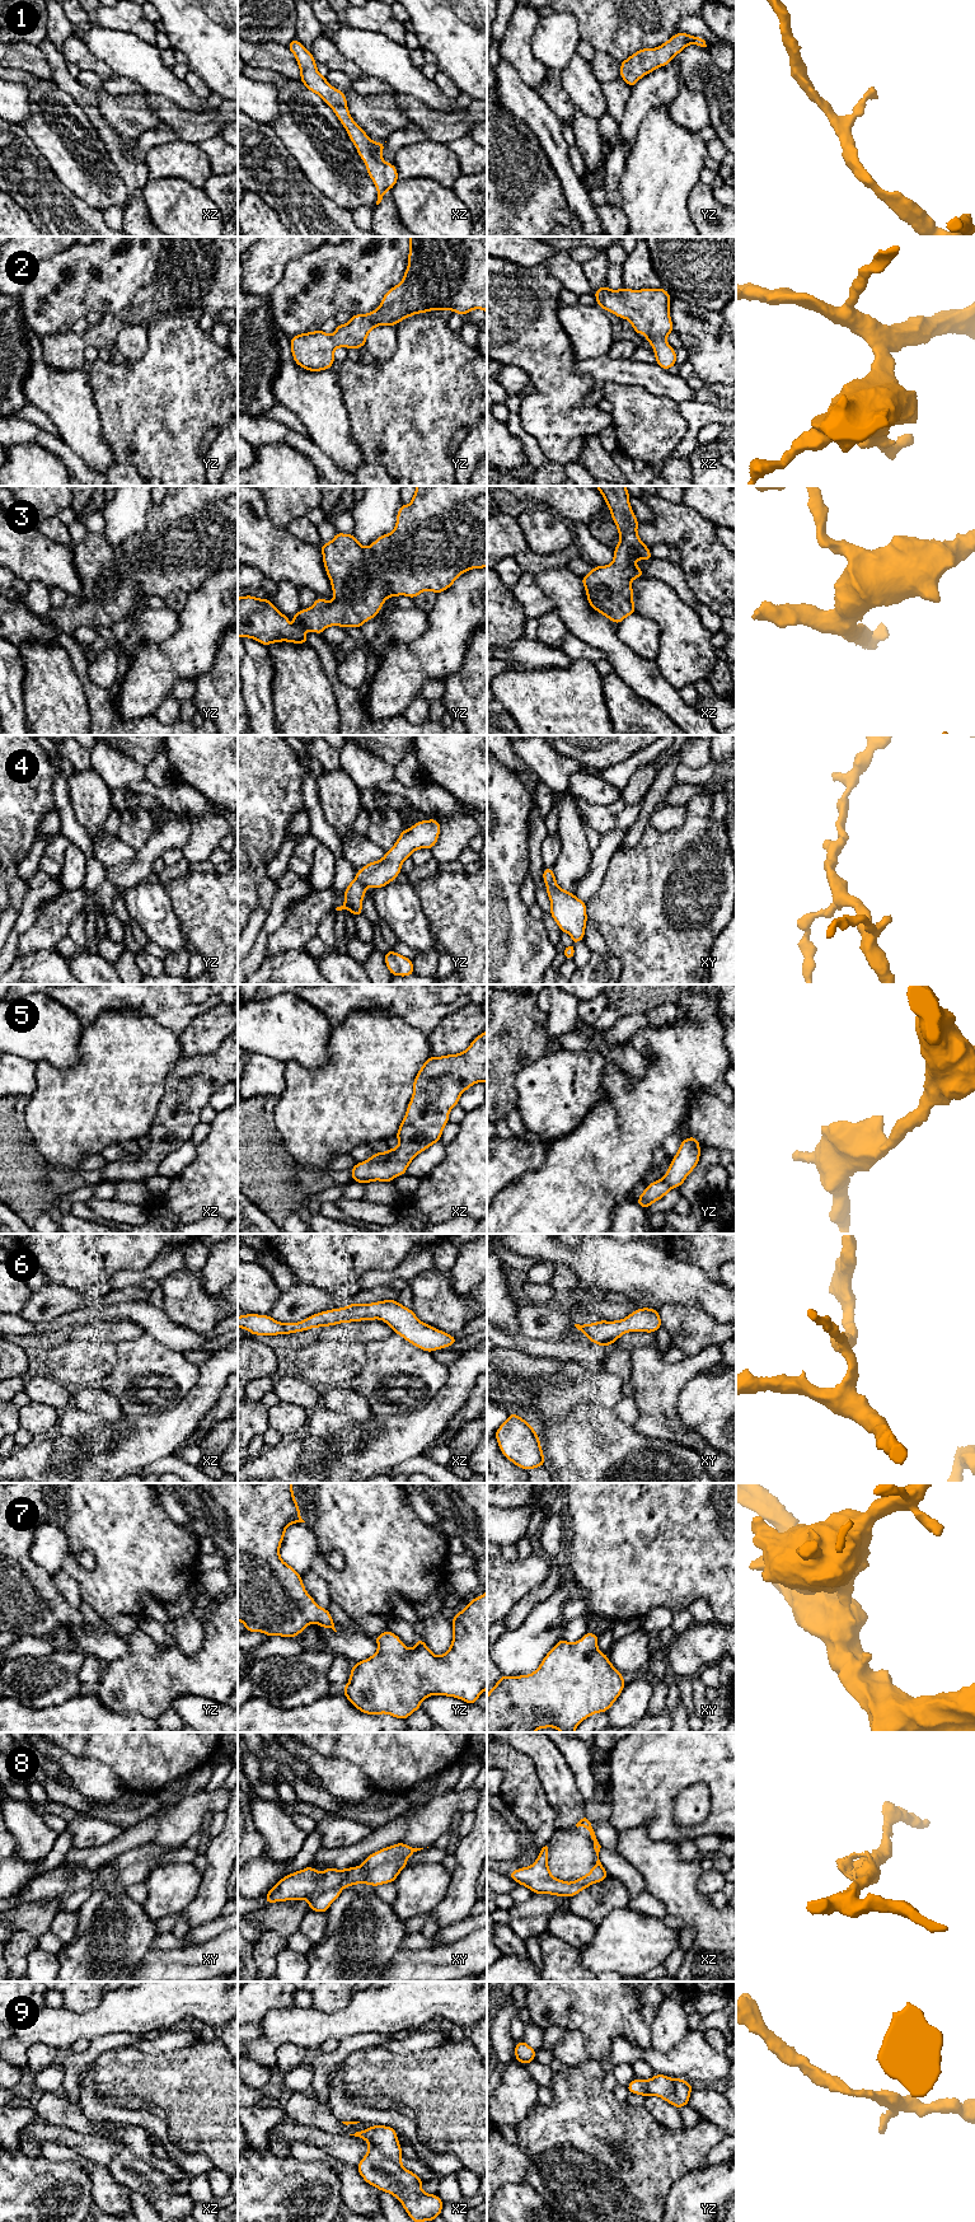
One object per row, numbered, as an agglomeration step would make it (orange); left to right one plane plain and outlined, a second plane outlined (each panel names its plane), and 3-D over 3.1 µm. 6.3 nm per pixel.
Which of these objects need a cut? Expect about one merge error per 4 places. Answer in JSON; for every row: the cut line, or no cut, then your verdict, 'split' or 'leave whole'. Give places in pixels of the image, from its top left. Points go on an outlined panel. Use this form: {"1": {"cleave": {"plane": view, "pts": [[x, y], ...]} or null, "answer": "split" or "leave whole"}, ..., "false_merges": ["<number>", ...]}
{"1": {"cleave": null, "answer": "leave whole"}, "2": {"cleave": null, "answer": "leave whole"}, "3": {"cleave": null, "answer": "leave whole"}, "4": {"cleave": null, "answer": "leave whole"}, "5": {"cleave": null, "answer": "leave whole"}, "6": {"cleave": null, "answer": "leave whole"}, "7": {"cleave": null, "answer": "leave whole"}, "8": {"cleave": null, "answer": "leave whole"}, "9": {"cleave": null, "answer": "leave whole"}, "false_merges": []}

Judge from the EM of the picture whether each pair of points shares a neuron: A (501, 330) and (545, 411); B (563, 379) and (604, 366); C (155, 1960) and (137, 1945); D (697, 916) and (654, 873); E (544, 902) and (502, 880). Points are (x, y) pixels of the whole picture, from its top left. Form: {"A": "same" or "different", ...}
{"A": "same", "B": "different", "C": "different", "D": "same", "E": "different"}

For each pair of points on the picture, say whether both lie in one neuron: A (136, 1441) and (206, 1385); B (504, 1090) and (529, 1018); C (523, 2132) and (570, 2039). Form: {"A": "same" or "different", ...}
{"A": "same", "B": "same", "C": "different"}

